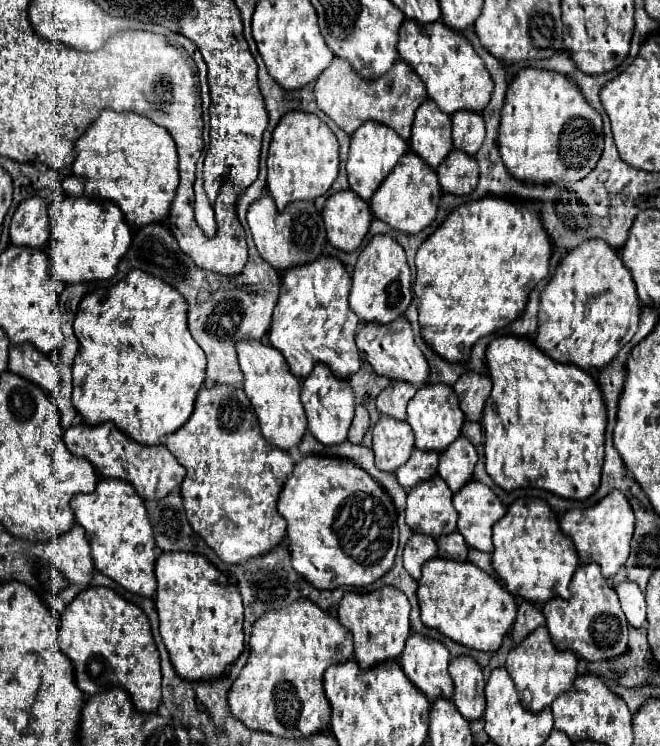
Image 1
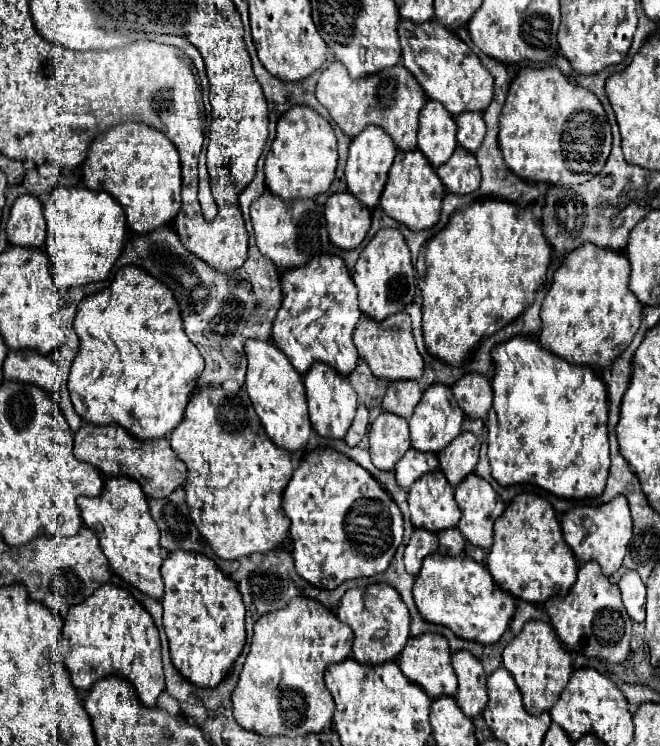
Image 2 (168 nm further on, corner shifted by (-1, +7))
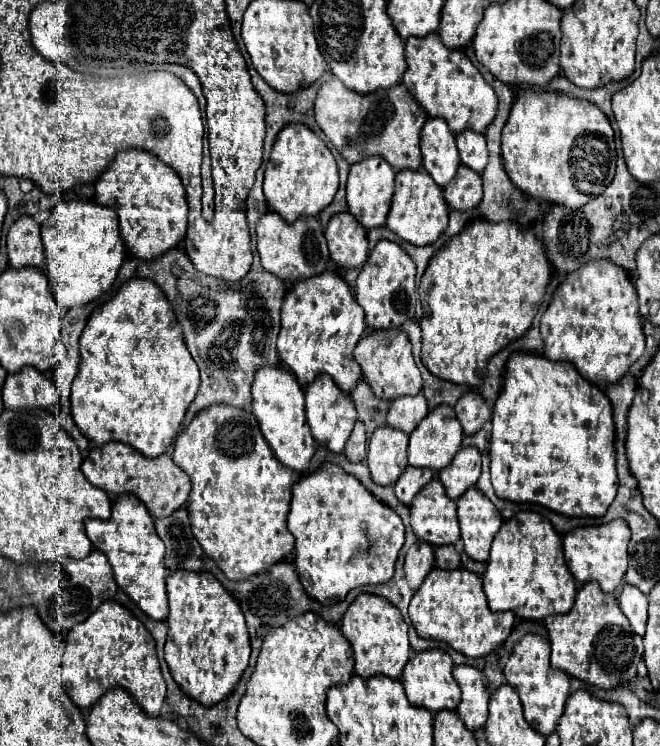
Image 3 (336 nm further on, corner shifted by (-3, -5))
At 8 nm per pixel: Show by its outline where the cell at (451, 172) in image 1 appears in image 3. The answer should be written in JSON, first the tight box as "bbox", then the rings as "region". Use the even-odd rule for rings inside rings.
{"bbox":[444,164,482,210],"region":[[[464,164],[458,168],[454,180],[444,186],[444,200],[454,210],[476,208],[482,200],[482,178]]]}

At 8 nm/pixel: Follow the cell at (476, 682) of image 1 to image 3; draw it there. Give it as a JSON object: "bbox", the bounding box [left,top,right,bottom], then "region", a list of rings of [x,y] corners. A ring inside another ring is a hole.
{"bbox":[454,666,488,730],"region":[[[456,666],[454,678],[460,684],[462,700],[458,706],[458,716],[470,730],[478,730],[488,720],[488,680],[472,666]]]}

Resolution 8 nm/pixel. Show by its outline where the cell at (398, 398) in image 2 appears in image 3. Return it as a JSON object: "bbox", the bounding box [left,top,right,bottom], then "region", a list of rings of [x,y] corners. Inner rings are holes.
{"bbox":[388,394,428,434],"region":[[[422,394],[402,396],[390,404],[388,426],[410,434],[426,414],[428,414],[428,406],[426,406],[426,398]]]}

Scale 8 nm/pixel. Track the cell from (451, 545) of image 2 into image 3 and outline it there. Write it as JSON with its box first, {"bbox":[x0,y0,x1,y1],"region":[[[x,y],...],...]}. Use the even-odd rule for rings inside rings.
{"bbox":[436,546,460,570],"region":[[[438,546],[436,548],[436,568],[442,570],[454,570],[460,568],[460,554],[454,546]]]}

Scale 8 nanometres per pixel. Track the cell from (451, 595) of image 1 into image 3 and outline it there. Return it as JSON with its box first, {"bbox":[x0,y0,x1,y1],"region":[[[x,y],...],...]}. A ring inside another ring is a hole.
{"bbox":[408,568,514,658],"region":[[[432,568],[430,574],[424,578],[422,586],[414,592],[408,614],[420,638],[446,642],[456,652],[462,652],[470,658],[488,656],[498,644],[502,644],[510,636],[514,626],[512,612],[492,612],[488,608],[480,576],[464,568]]]}

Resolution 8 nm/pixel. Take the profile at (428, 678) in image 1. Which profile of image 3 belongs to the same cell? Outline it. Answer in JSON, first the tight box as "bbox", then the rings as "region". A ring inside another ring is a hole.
{"bbox":[402,650,460,712],"region":[[[426,650],[414,654],[408,660],[402,676],[402,686],[406,690],[410,704],[418,708],[426,708],[430,712],[438,712],[442,708],[456,710],[460,704],[460,688],[452,676],[452,668],[454,668],[452,658],[442,650]]]}

